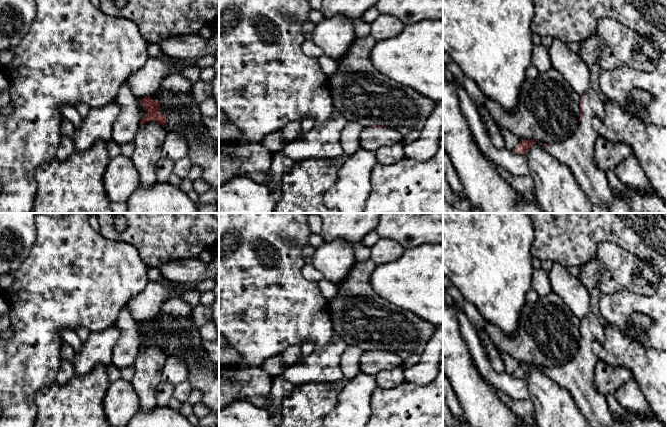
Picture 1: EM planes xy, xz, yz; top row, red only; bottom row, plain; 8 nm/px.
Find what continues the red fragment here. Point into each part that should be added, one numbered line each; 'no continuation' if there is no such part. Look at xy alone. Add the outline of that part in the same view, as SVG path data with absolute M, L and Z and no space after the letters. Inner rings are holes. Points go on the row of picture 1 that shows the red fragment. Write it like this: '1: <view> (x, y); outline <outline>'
1: xy (149, 139); outline M147 121L139 125L131 157L139 175L139 186L149 187L158 182L156 164L161 158L166 135L166 129L156 121Z

